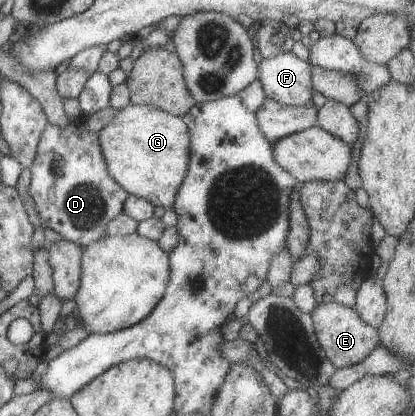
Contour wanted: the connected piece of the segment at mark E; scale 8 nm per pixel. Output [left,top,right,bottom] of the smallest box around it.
[310,302,379,369]

